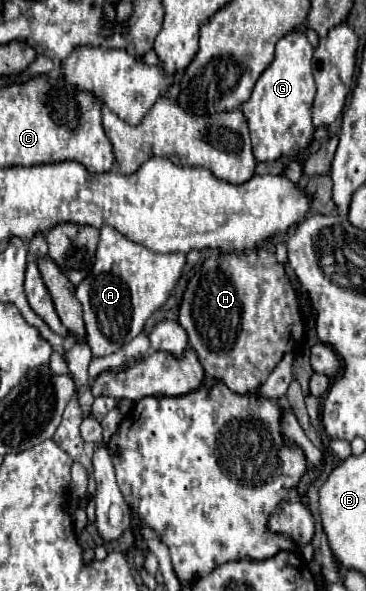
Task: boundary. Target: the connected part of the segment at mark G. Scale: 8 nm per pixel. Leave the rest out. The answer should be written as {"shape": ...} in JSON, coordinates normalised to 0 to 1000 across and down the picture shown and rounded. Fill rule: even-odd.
{"shape":[[[798,52],[776,59],[754,73],[749,103],[710,127],[683,168],[661,178],[683,215],[694,266],[705,272],[754,272],[770,262],[803,266],[814,255],[847,245],[858,218],[842,198],[842,178],[852,178],[852,164],[863,157],[847,103],[852,76],[842,73],[831,52]]]}

